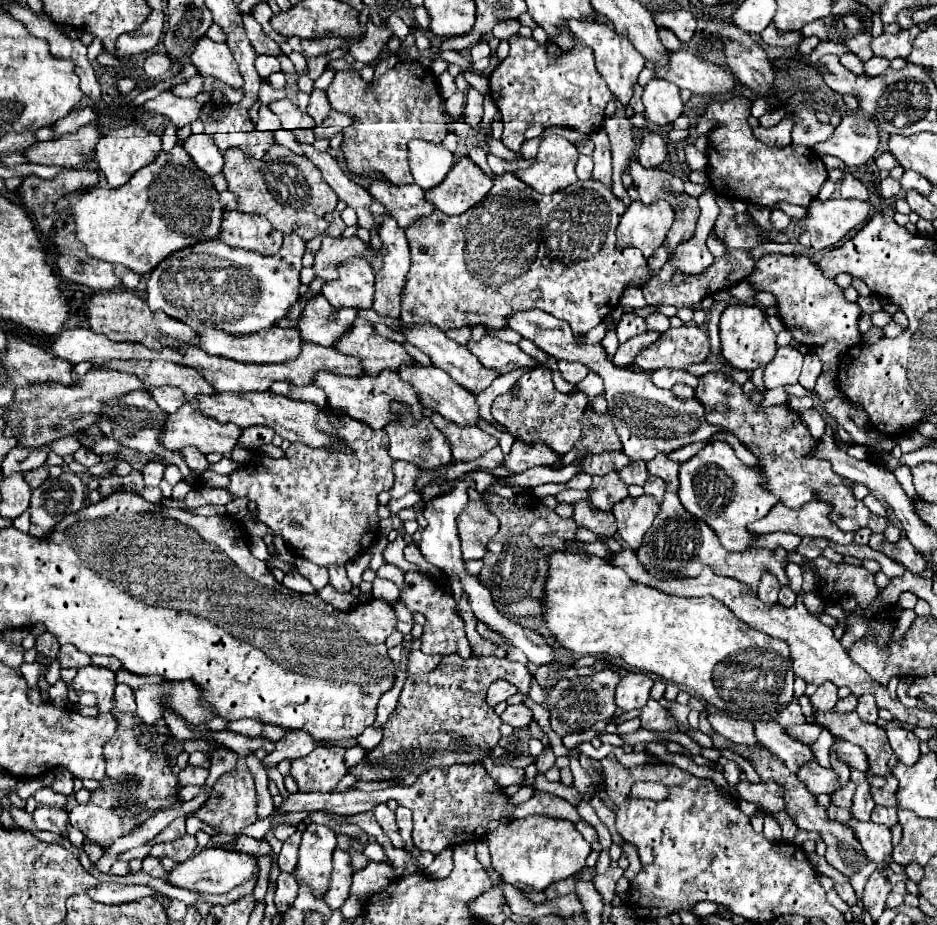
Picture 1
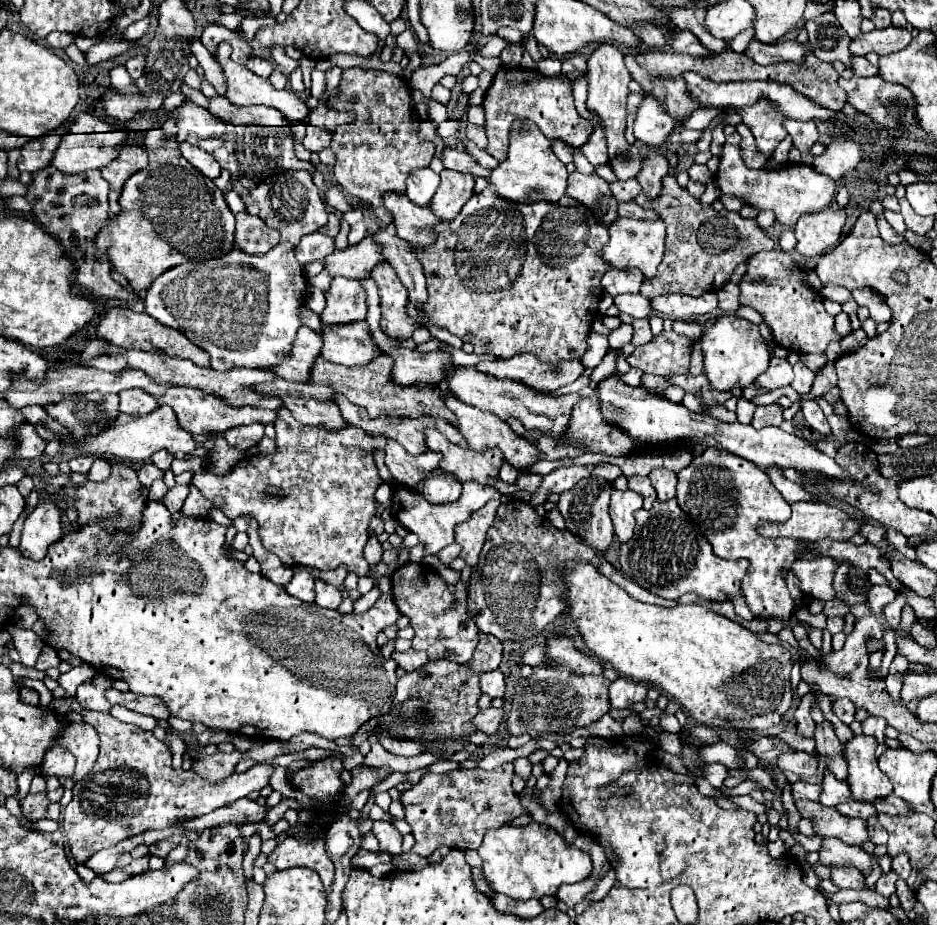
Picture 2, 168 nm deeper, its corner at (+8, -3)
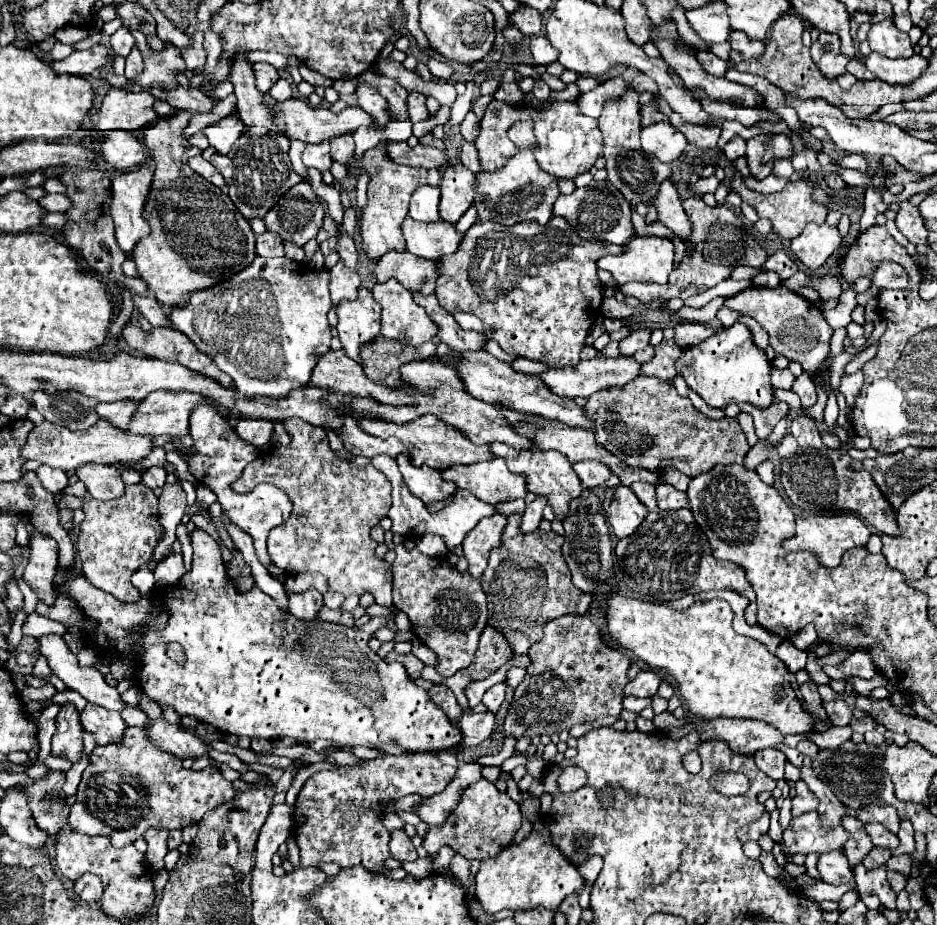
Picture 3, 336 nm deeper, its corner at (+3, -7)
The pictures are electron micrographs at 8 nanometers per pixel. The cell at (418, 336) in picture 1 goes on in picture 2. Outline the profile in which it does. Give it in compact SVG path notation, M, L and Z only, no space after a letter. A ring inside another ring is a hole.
M453 365L445 369L445 383L447 383L447 389L463 403L479 407L483 411L493 411L503 421L507 421L509 417L517 417L525 425L525 429L539 429L555 437L565 431L571 409L581 399L579 393L569 393L563 397L541 395L525 387L523 383L513 383L513 379L493 379L491 375L483 375L475 367L461 367L461 365Z

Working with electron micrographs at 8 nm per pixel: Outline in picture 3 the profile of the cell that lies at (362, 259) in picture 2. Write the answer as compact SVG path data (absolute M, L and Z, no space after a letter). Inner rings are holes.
M390 251L372 265L372 275L378 283L388 279L398 279L408 291L420 295L432 295L436 289L438 267L426 259L420 259L412 253Z

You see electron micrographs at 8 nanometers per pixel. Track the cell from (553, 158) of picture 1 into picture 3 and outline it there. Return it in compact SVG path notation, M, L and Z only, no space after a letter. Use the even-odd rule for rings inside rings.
M528 121L516 123L508 131L510 139L516 143L518 153L506 161L506 165L498 171L480 171L476 175L476 195L474 205L478 211L478 221L490 221L502 223L504 227L520 223L520 221L536 221L538 225L546 225L552 217L552 205L558 191L558 179L554 175L548 175L540 169L540 165L534 159L534 133L532 125Z

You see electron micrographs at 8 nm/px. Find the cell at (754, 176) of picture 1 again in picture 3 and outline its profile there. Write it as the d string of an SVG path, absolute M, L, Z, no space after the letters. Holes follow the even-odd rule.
M734 171L734 173L732 173L732 179L730 179L730 187L732 187L732 191L740 193L740 197L742 197L744 203L748 203L748 205L752 205L752 207L756 209L758 217L770 219L774 233L780 235L782 239L794 239L794 237L798 237L798 235L802 233L802 229L806 227L806 223L812 221L812 223L818 223L818 225L820 225L820 223L826 221L826 215L828 215L828 209L826 209L824 205L818 205L818 203L814 203L814 201L810 199L810 195L812 195L812 191L814 191L816 185L814 185L812 181L808 181L808 179L788 181L786 187L784 187L780 193L774 193L774 195L758 195L758 193L750 191L750 189L744 185L742 175Z

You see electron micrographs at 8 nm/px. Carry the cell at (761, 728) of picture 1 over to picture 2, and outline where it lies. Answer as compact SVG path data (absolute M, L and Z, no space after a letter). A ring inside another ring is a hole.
M795 751L795 753L781 753L779 755L779 769L783 771L791 771L795 775L799 775L803 781L807 783L821 783L821 779L813 777L817 771L817 757L803 753L803 751Z

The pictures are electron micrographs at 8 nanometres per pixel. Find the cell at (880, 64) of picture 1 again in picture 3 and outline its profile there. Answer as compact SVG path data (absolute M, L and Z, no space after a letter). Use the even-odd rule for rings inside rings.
M852 59L846 67L848 73L852 73L856 79L874 79L874 75L864 67L864 63L860 59Z

